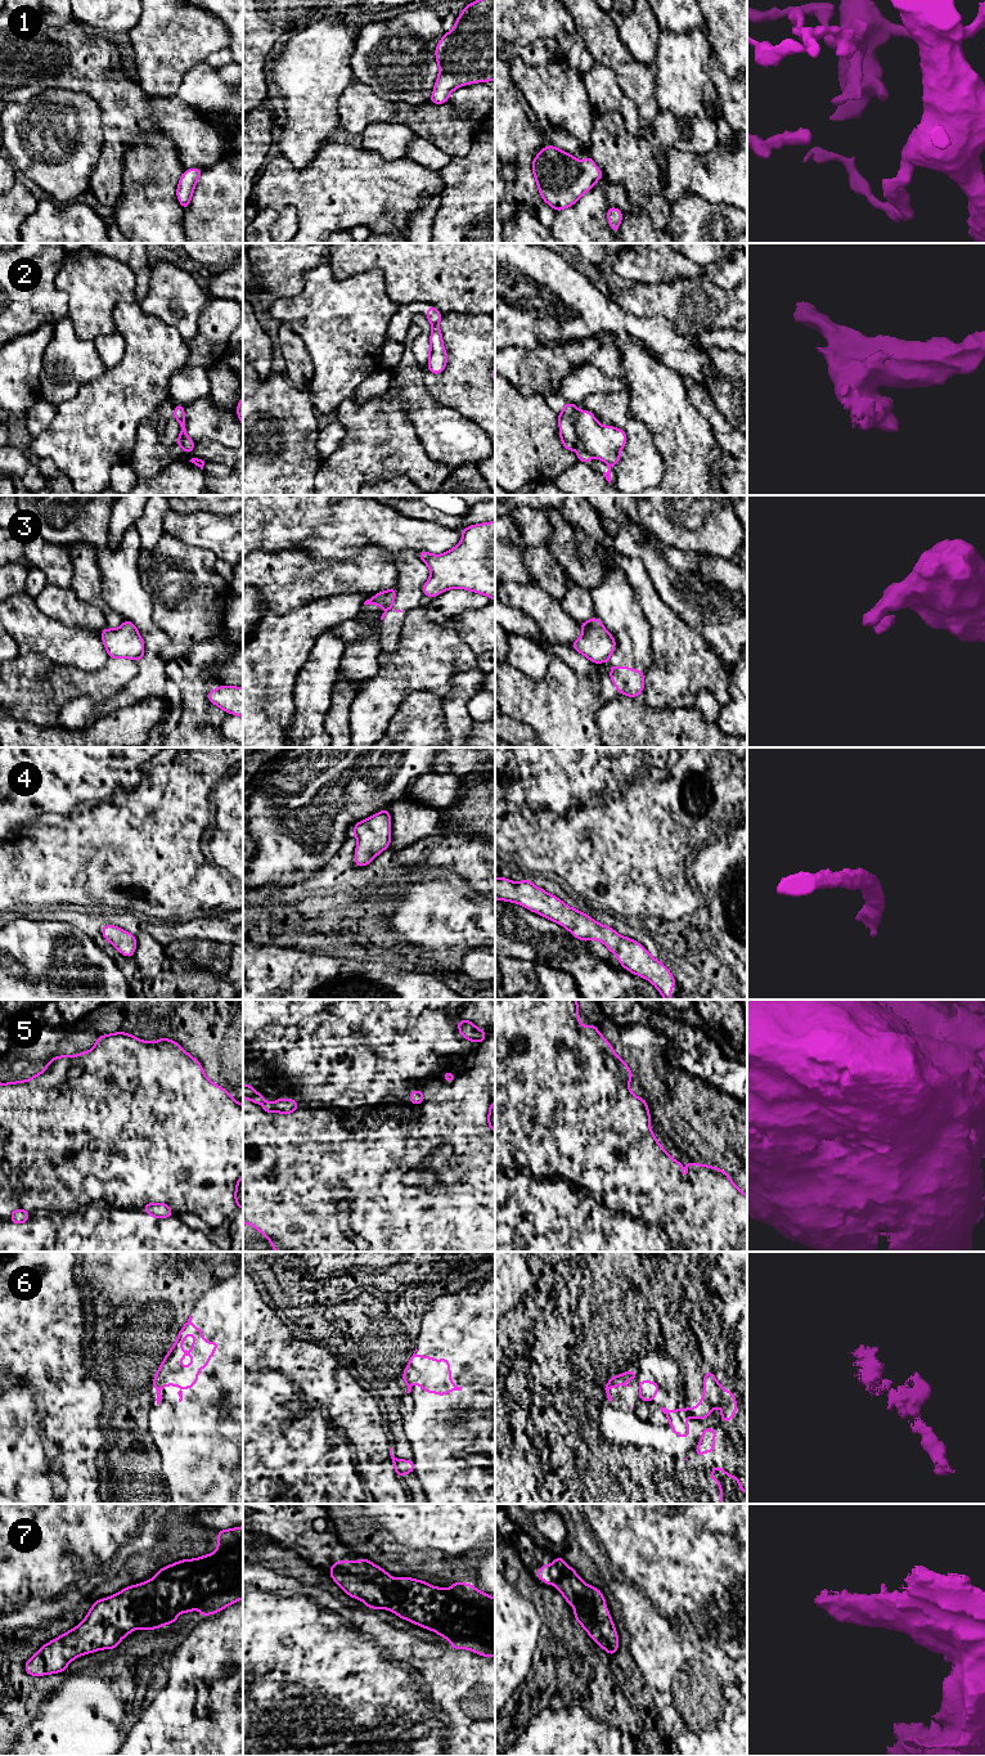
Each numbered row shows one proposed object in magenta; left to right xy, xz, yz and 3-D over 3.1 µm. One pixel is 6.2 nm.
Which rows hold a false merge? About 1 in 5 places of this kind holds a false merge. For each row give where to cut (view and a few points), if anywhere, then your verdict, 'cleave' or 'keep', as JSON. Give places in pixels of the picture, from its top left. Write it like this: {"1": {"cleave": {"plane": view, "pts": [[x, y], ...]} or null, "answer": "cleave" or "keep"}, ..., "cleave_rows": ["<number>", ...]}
{"1": {"cleave": null, "answer": "keep"}, "2": {"cleave": {"plane": "yz", "pts": [[579, 412], [575, 420], [575, 434], [584, 449], [593, 456]]}, "answer": "cleave"}, "3": {"cleave": {"plane": "yz", "pts": [[608, 656], [606, 660]]}, "answer": "cleave"}, "4": {"cleave": null, "answer": "keep"}, "5": {"cleave": null, "answer": "keep"}, "6": {"cleave": null, "answer": "keep"}, "7": {"cleave": null, "answer": "keep"}, "cleave_rows": ["2", "3"]}

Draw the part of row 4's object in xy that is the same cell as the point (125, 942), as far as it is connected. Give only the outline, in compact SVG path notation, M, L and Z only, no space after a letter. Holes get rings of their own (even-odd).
M107 924L100 933L108 943L113 944L120 951L121 955L134 957L136 949L136 935L111 924Z

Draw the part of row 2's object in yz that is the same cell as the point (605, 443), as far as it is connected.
M581 410L575 422L576 435L588 454L615 466L626 444L626 432L613 426L602 426L589 410Z

